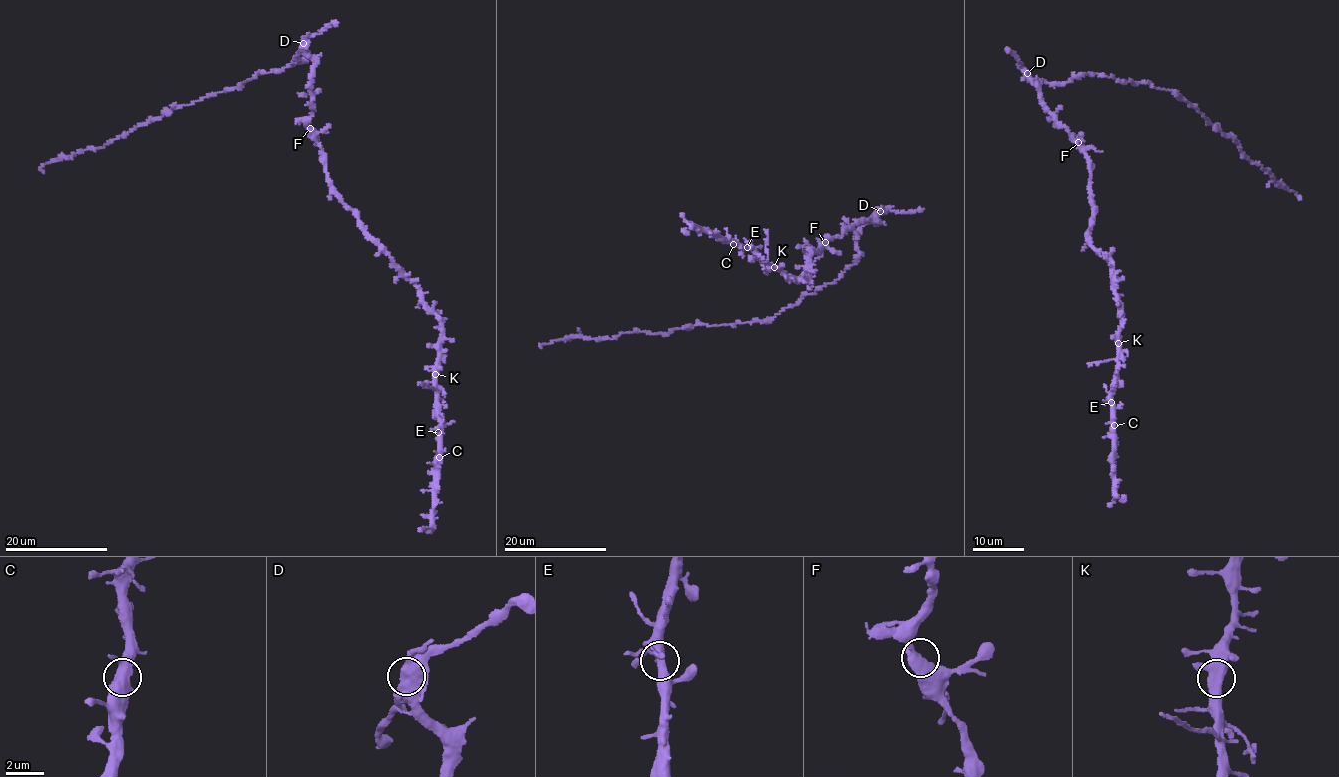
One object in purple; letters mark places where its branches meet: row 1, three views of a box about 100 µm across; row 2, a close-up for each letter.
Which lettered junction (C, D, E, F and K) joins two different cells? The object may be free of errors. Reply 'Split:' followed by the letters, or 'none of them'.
Split: D

